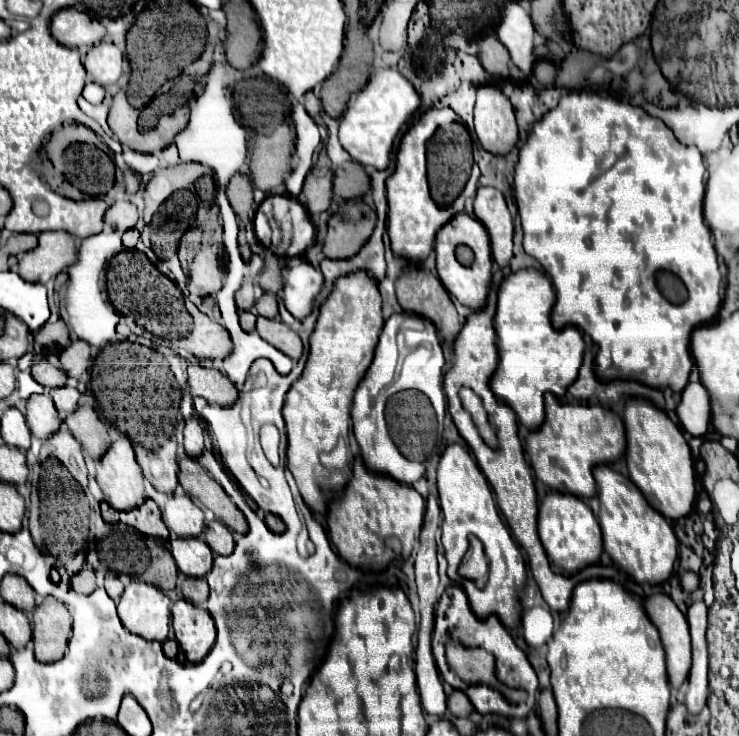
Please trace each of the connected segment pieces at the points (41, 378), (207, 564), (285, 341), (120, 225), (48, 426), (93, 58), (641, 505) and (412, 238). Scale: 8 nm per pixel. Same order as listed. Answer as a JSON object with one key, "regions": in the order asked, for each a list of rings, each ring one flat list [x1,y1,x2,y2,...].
{"regions":[[[41,360,41,362,35,362,33,368,31,368,31,374,33,378,43,384,43,386,49,386,49,388,57,388,57,386,63,386,65,384,65,372,55,368,49,360]],[[201,538,171,540,171,554,185,576,203,578,213,566,213,552]],[[257,316,257,332,263,340,267,340,275,348,279,348,289,358,301,358,301,354,303,354,301,338,279,318,267,320,263,316]],[[121,204,121,206,111,206,111,208,107,210,105,218,107,218,107,220,115,220,115,230,125,232,127,228,135,226,135,222,137,222,137,208,131,206,131,210,129,210,129,208,125,210,123,204]],[[33,394,27,400,25,418,27,418,31,432,37,438,49,438,53,432,61,428,57,408,51,404,51,398,47,394]],[[99,42,87,52,83,64,97,84,109,86,119,80,121,62,123,62,121,50,113,42]],[[595,466,593,476,597,482,597,496,601,504,599,524,603,530,603,546,615,566,621,572,633,576,635,582,661,584,663,580,667,580,677,560,677,538,667,518,651,508,641,490,611,466]],[[431,106,425,114,421,114,413,126,405,132,401,138,397,156,395,156,395,172,387,178,387,200,389,200,389,238,391,238,391,248,397,256,409,260,409,262,423,262,423,258,429,256,433,248,433,240,437,230,449,222,457,212,463,210,463,200,455,200,451,206,441,208,437,202,431,198,429,184,427,184,427,140,433,136,435,128,449,124,457,114,451,108,437,108]]]}

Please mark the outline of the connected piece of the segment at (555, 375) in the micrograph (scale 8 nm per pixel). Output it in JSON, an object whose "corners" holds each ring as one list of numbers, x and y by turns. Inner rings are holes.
{"corners":[[523,268,505,276,499,290,497,314,493,318,499,364,491,376,491,390,499,400,511,406,519,422,531,430,539,428,545,420,543,394,551,392,557,398,563,396,575,382,585,352,585,342,579,328,565,326,555,330,551,326,549,314,553,302,555,292,549,276,535,268]]}

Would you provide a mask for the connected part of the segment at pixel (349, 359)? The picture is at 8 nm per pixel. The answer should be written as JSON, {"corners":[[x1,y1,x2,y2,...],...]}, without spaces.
{"corners":[[351,272,351,276,339,276,339,280,335,280,335,288,331,290,327,300,319,308,319,318,317,318,315,330,309,338,311,348,309,348,309,358,307,358,305,370,303,370,301,378,287,392,285,406,283,406,283,418,287,424,287,438,289,438,287,468,291,470,295,482,301,490,301,496,305,498,305,502,309,504,309,508,315,514,323,516,327,512,329,496,339,492,349,480,349,474,351,474,349,468,333,470,333,468,327,468,321,464,321,460,319,460,321,440,325,438,325,434,339,434,339,436,347,438,349,428,351,428,353,392,355,392,359,380,363,378,365,370,373,362,373,352,377,348,383,324,385,324,383,298,381,298,377,282,371,280,371,276,367,276,367,272]]}

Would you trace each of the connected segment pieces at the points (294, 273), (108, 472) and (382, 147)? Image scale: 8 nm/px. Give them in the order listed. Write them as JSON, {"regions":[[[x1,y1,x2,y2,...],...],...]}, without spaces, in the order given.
{"regions":[[[289,260,283,274,283,302,285,308,299,320,303,320,313,300,323,286,323,274,305,260]],[[119,438,111,444,111,448,97,460,97,484,107,500,115,510,131,510,145,502,143,492,143,472,135,462,135,452,127,438]],[[391,68,375,70,375,74,361,88,361,92,351,95,347,103,347,111,345,110,340,118,339,140,343,148,359,164,385,170,399,130,403,128,403,124,409,122,409,118,415,114,419,104,421,104,419,94,401,72]]]}

